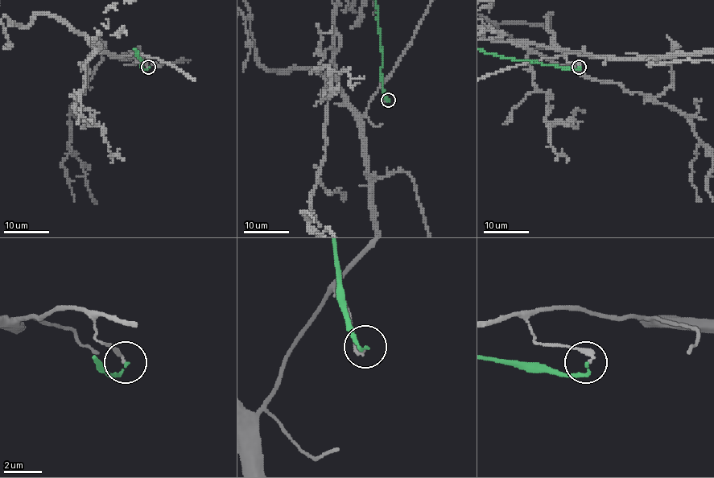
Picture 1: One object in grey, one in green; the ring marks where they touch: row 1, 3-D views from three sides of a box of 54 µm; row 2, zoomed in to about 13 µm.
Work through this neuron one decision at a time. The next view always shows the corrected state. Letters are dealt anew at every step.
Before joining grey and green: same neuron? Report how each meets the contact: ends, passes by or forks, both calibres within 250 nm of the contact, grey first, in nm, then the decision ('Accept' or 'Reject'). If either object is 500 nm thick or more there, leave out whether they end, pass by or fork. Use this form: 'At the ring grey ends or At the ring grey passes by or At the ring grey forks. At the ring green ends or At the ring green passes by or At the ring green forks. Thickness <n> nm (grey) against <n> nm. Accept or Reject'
At the ring grey ends. At the ring green ends. Thickness 220 nm (grey) against 150 nm. Reject

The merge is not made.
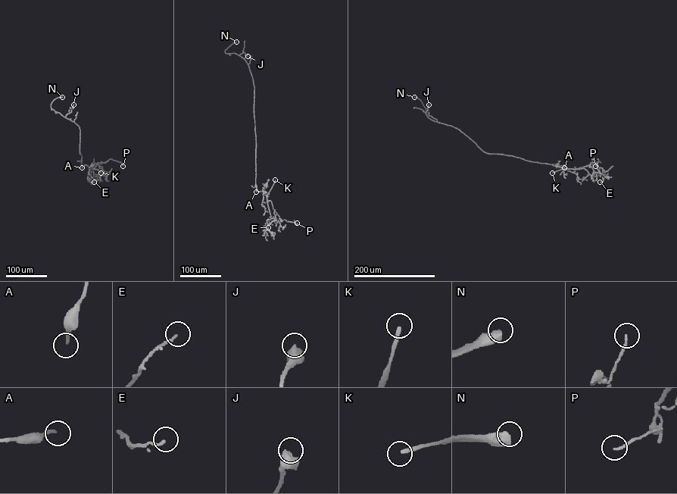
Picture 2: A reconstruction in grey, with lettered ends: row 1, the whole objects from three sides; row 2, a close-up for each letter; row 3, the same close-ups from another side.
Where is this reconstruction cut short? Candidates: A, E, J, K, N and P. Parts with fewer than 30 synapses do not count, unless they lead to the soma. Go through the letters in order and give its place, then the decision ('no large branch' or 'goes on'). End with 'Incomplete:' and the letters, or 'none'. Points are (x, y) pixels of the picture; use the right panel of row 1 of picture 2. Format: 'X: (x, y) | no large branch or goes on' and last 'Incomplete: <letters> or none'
A: (564, 167) | goes on
E: (600, 182) | no large branch
J: (428, 104) | no large branch
K: (552, 173) | goes on
N: (414, 97) | goes on
P: (595, 166) | no large branch
Incomplete: A, K, N

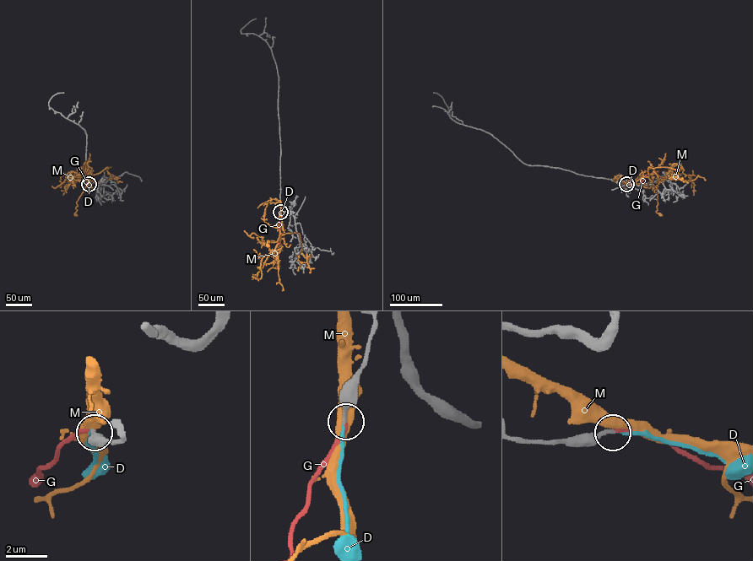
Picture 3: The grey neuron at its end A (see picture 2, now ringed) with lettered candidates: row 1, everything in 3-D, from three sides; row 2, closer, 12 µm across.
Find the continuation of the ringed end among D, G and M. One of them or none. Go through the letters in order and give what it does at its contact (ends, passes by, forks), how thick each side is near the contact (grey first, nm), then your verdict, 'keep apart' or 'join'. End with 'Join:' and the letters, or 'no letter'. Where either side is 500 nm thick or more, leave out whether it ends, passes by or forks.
D: it ends | 200/130 nm | keep apart
G: it ends | 200/180 nm | join
M: 320/550 nm | keep apart
Join: G

